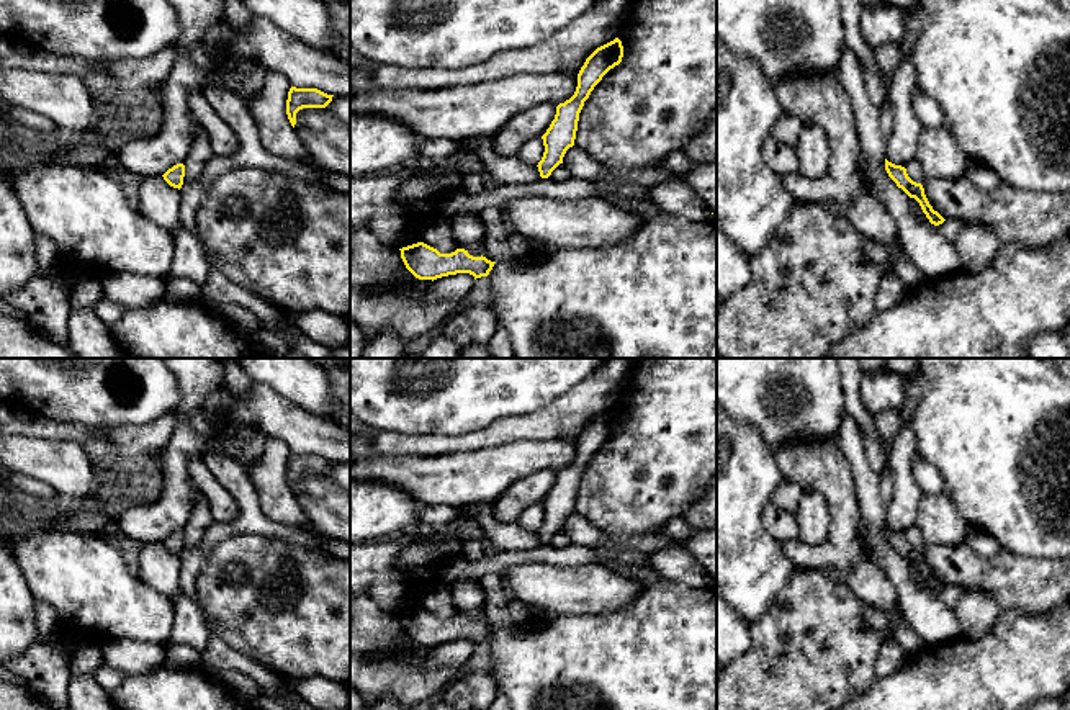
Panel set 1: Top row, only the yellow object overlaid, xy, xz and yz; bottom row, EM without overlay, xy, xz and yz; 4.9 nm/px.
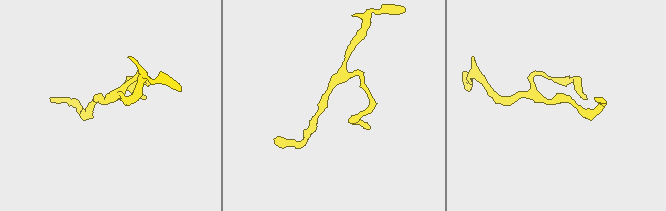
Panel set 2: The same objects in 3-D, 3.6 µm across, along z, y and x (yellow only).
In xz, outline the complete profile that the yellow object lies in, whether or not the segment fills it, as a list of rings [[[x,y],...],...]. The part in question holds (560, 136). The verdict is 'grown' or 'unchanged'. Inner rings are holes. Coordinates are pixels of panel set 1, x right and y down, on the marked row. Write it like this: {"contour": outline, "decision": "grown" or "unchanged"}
{"contour": [[[618,38],[597,47],[584,62],[578,74],[578,87],[574,95],[556,106],[555,119],[542,136],[545,152],[538,162],[542,178],[548,178],[551,172],[563,164],[563,157],[574,146],[579,113],[594,87],[602,77],[618,65],[623,57],[623,46]]], "decision": "unchanged"}

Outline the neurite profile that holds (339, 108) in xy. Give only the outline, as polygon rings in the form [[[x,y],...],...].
[[[350,95],[332,97],[324,108],[335,121],[350,128]]]

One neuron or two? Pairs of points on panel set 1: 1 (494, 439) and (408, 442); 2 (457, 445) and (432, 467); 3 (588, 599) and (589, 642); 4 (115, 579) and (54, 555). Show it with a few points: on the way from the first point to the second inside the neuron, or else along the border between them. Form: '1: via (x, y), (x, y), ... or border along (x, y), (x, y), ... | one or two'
1: via (473, 440), (429, 444) | one
2: border along (486, 445), (476, 450), (414, 453), (411, 457) | two
3: border along (625, 606), (594, 614), (560, 615) | two
4: via (100, 579), (85, 579), (69, 570) | one

